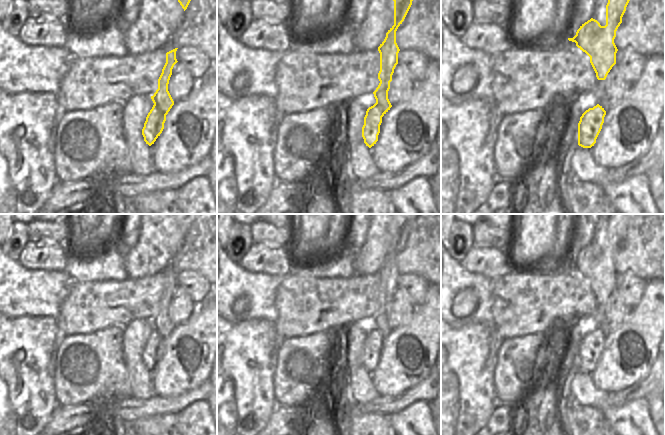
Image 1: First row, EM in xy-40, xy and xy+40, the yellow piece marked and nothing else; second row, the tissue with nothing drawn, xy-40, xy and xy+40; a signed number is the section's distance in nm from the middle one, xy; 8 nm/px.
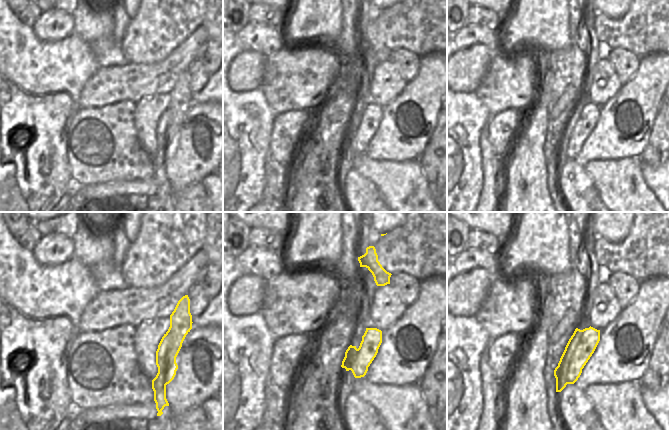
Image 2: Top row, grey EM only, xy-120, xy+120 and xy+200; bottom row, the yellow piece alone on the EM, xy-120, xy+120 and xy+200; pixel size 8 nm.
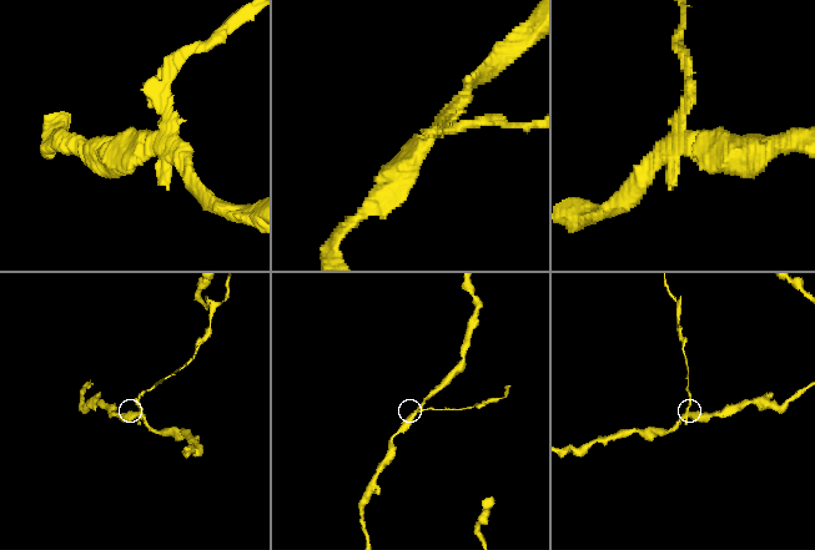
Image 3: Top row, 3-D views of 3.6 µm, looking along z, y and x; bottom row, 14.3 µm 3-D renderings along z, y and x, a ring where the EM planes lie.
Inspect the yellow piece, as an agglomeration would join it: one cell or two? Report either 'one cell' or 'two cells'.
two cells

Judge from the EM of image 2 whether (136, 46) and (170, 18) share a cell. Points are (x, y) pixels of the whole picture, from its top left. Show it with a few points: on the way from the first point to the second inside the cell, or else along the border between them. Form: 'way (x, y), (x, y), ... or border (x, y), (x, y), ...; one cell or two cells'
way (144, 42), (162, 24); one cell

